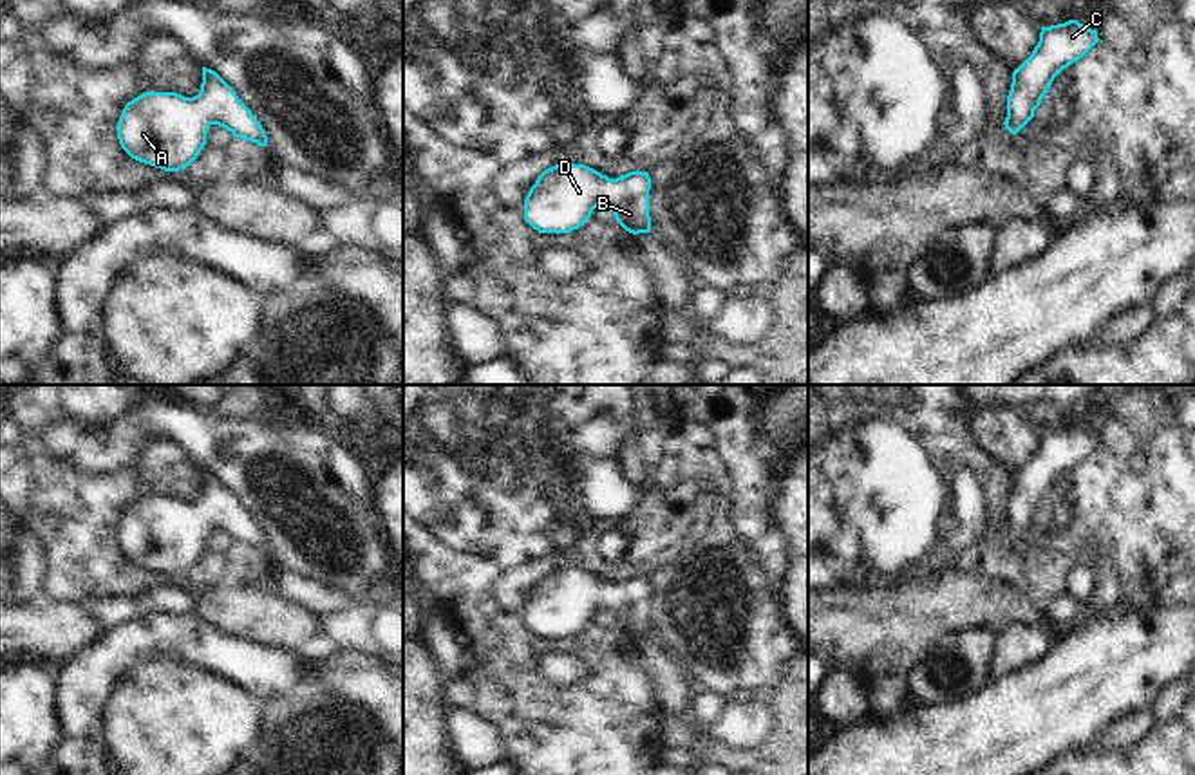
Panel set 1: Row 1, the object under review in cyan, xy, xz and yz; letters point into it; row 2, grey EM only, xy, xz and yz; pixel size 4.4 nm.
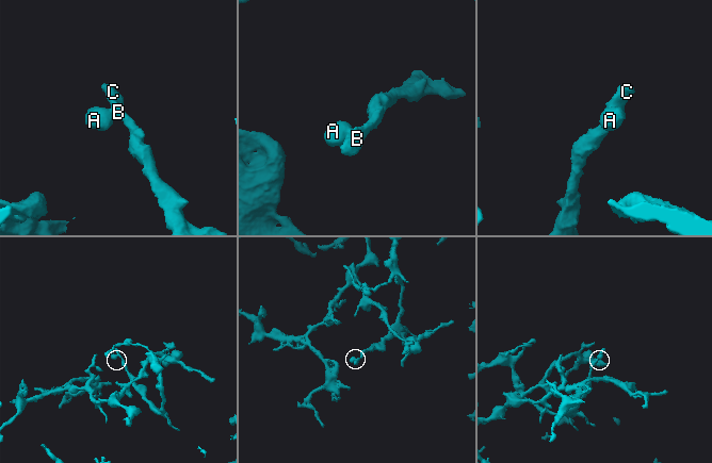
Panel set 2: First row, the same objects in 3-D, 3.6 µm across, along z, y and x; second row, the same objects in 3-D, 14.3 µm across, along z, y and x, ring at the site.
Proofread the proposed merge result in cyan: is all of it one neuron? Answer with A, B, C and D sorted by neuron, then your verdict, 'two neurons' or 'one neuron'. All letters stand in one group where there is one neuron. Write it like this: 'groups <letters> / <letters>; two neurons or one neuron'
groups A B C D; one neuron

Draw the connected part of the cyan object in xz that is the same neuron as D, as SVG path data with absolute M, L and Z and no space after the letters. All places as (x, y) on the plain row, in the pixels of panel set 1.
M555 569L544 574L524 603L524 625L539 638L569 638L586 629L597 611L613 616L629 638L649 638L647 576L609 584L586 569Z

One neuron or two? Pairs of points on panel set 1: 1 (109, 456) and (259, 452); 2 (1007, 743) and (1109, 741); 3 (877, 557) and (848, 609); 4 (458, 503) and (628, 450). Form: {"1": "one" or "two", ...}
{"1": "one", "2": "two", "3": "two", "4": "one"}

